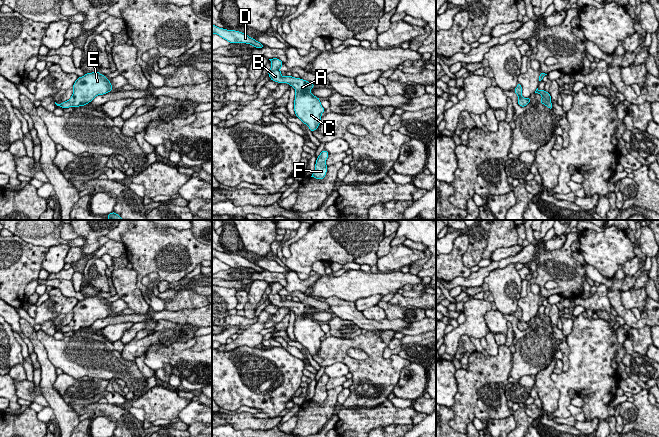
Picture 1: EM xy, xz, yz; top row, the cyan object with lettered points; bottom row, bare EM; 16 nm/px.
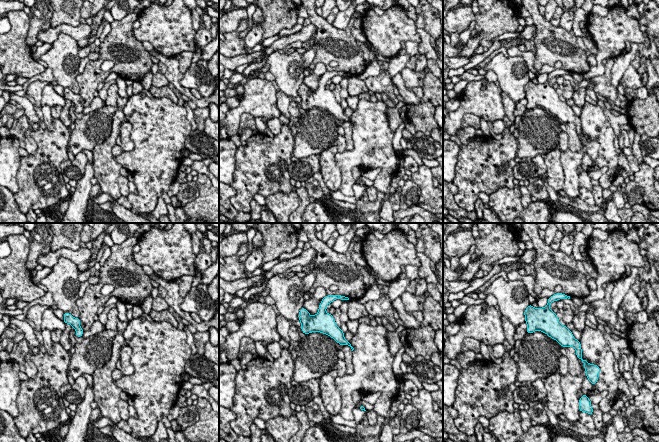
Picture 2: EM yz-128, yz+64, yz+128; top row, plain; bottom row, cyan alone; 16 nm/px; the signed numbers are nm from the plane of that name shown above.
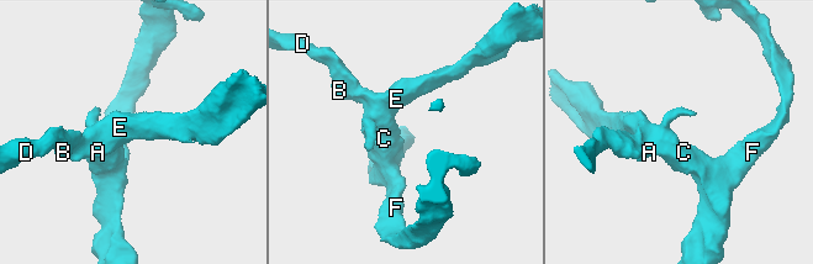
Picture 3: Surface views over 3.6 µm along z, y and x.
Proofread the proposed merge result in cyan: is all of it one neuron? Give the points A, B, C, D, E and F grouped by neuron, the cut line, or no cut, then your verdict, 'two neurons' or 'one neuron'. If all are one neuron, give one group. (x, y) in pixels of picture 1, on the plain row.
groups A B C D E F; cut none; one neuron

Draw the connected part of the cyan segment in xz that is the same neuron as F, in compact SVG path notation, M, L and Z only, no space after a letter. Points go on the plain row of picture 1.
M323 374L320 379L317 381L315 394L311 401L322 404L327 397L326 383L328 382L329 377L326 374Z

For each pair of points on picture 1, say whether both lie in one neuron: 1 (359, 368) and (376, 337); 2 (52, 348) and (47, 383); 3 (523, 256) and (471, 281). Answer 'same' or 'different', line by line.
1: same
2: different
3: same

